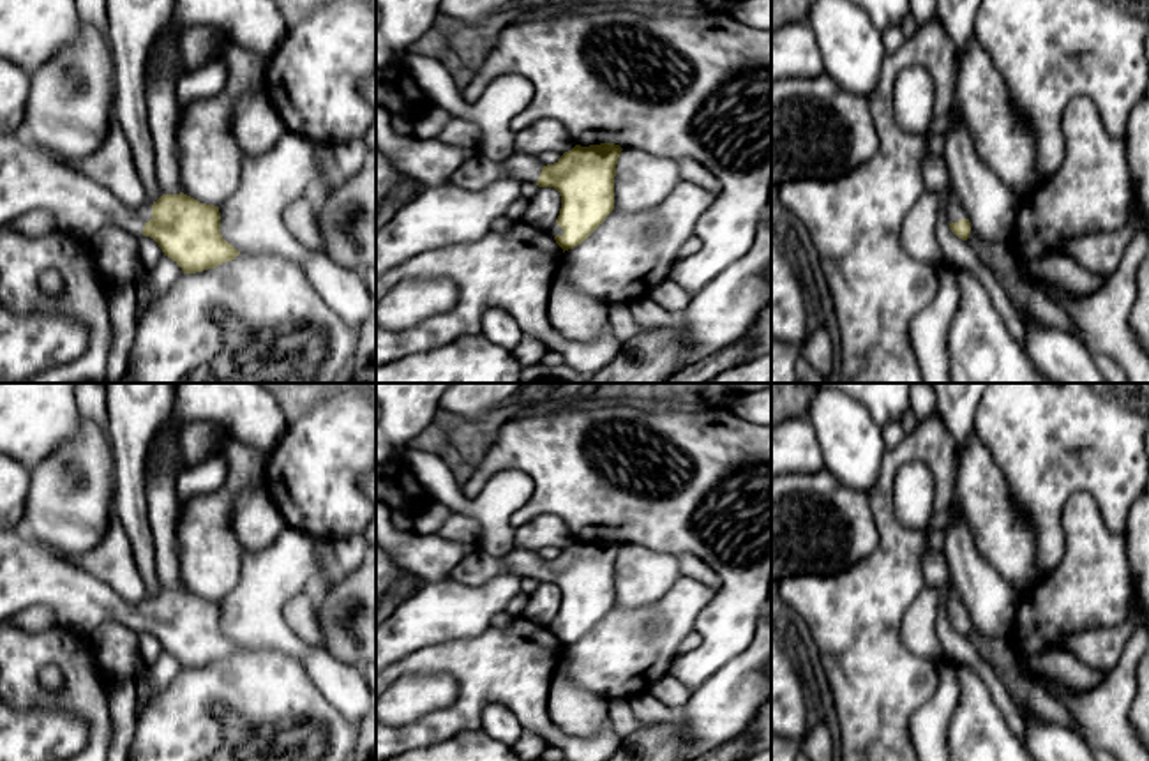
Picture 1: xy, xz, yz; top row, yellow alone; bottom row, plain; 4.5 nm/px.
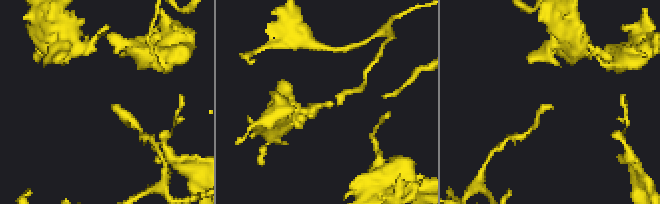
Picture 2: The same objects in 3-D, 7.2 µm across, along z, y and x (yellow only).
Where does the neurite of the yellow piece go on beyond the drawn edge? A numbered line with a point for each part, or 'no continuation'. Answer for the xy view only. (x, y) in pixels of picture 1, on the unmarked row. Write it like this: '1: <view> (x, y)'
1: xy (29, 576)

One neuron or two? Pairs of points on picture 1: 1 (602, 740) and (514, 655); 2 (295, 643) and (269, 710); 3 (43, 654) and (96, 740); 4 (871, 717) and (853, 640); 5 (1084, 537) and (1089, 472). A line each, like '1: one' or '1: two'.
1: one
2: two
3: one
4: one
5: two

